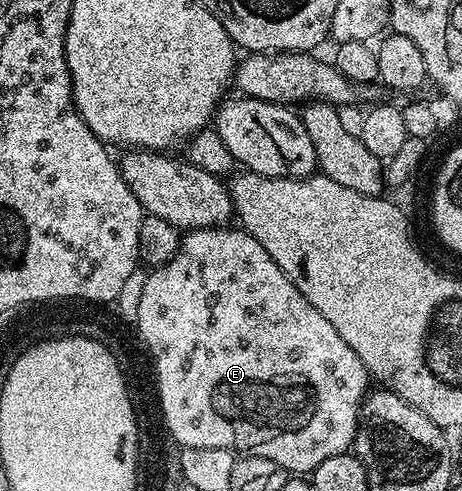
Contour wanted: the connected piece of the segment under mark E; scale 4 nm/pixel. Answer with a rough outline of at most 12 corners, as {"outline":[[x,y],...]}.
{"outline":[[233,226],[136,326],[183,447],[312,473],[372,376]]}

